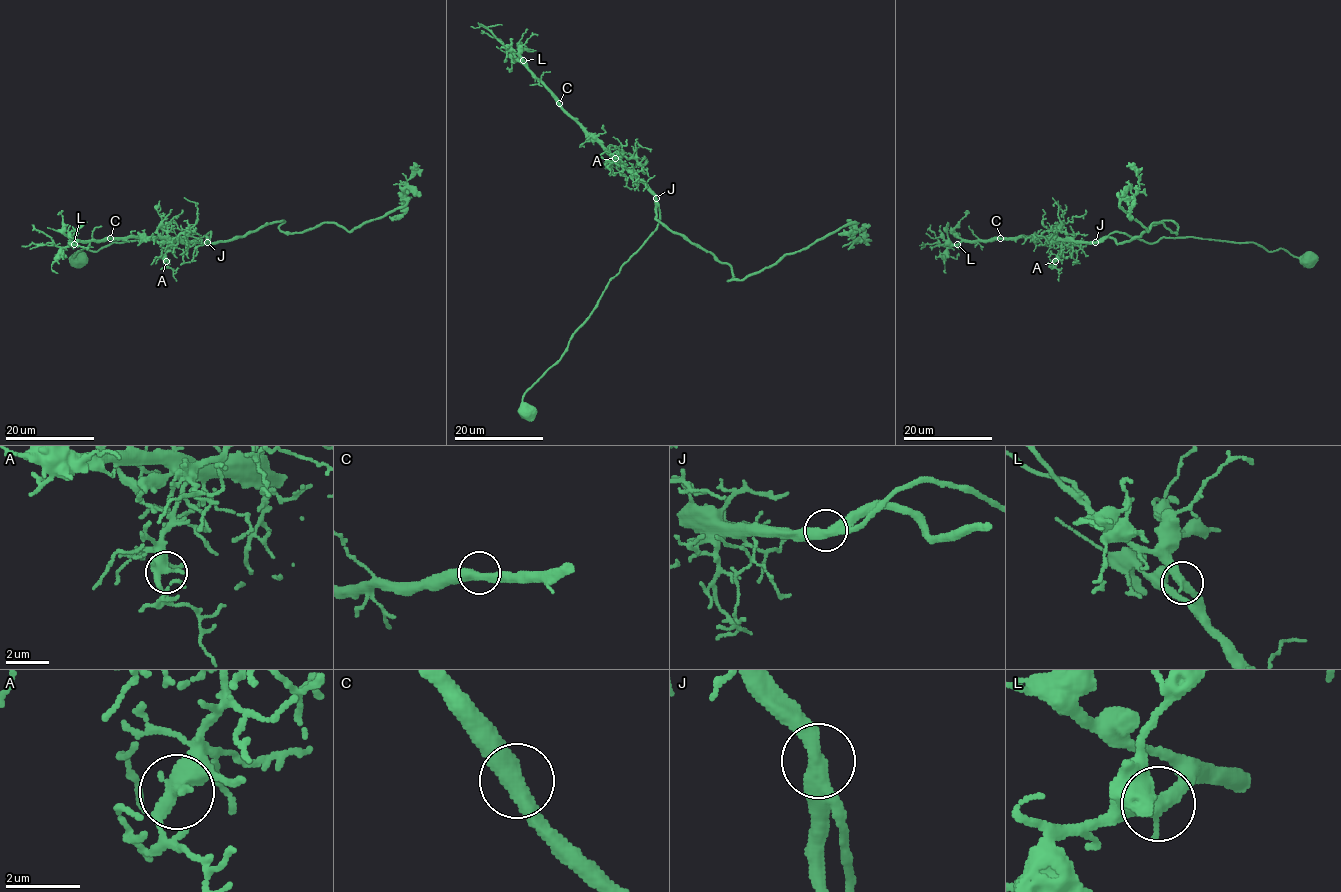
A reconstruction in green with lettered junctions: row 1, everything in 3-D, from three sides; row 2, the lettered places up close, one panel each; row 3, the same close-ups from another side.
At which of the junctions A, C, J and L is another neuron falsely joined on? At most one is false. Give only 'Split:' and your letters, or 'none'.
Split: none

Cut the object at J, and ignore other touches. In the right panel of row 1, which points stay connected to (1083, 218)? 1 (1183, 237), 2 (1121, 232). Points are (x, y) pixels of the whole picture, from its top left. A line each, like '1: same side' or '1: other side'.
1: other side
2: other side

